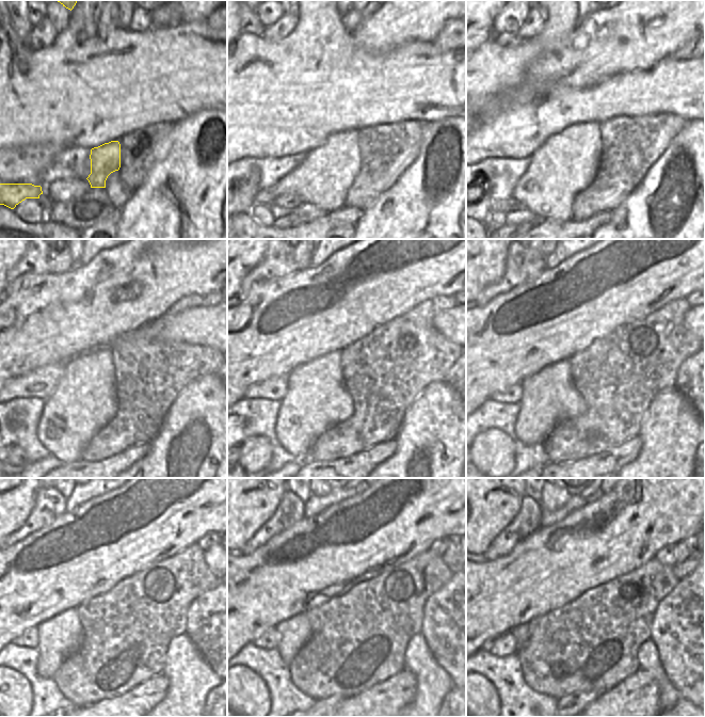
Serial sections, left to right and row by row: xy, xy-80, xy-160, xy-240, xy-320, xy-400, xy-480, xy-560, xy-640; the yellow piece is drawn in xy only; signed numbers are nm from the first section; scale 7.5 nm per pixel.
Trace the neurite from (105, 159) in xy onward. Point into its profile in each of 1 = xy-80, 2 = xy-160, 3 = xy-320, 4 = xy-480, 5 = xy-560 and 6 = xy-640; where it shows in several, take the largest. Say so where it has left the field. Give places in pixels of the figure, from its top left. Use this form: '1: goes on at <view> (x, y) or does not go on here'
1: goes on at xy-80 (323, 178)
2: goes on at xy-160 (566, 163)
3: goes on at xy-320 (317, 398)
4: goes on at xy-480 (61, 636)
5: goes on at xy-560 (293, 633)
6: goes on at xy-640 (522, 633)

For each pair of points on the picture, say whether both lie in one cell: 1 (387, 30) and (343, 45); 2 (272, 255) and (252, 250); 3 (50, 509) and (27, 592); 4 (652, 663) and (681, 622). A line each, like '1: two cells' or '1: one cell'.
1: two cells
2: two cells
3: two cells
4: two cells

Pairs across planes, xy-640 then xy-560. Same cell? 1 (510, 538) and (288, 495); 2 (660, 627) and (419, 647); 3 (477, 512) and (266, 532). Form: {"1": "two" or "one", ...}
{"1": "one", "2": "two", "3": "two"}

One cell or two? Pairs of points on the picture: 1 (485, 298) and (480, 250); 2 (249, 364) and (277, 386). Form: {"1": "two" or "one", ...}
{"1": "two", "2": "two"}

